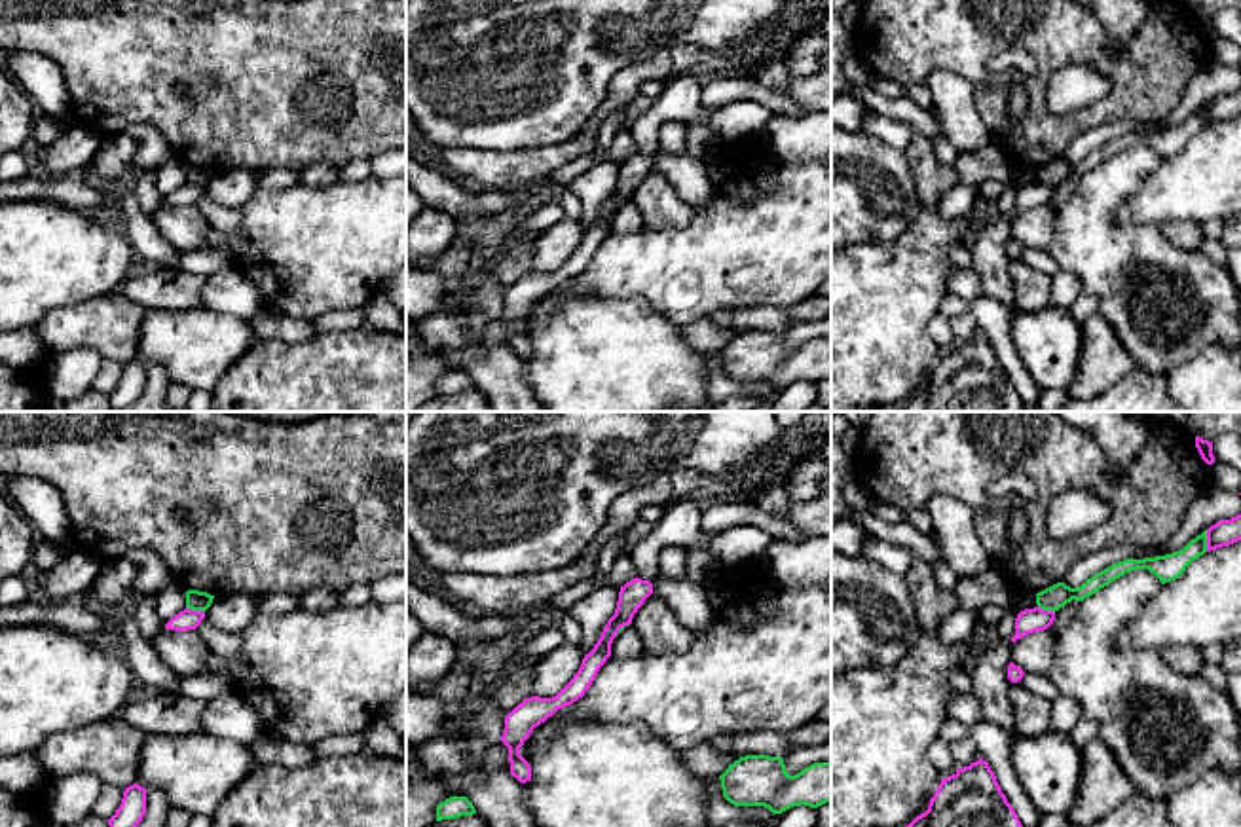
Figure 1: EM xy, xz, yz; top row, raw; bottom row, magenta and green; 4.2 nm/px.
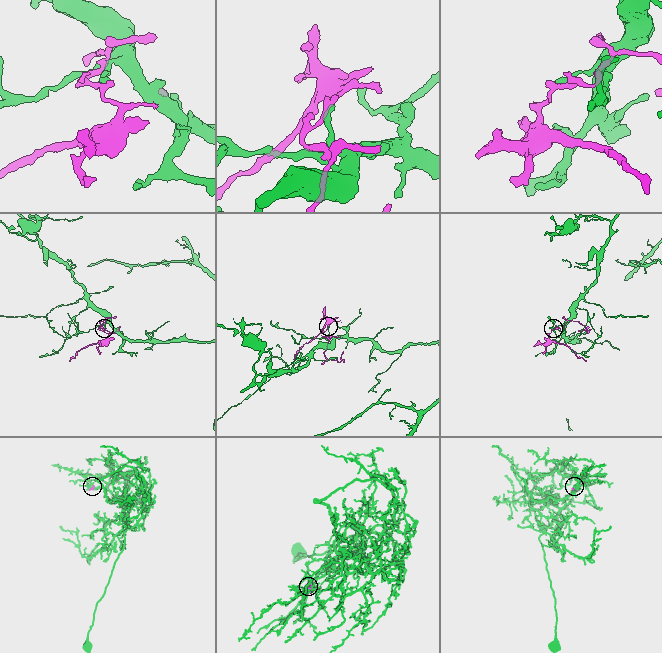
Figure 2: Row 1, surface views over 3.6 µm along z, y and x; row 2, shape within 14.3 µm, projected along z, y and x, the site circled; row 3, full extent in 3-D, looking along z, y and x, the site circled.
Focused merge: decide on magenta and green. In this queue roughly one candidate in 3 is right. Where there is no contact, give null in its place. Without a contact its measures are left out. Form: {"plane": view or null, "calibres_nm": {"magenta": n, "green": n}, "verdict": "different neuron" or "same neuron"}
{"plane": "yz", "calibres_nm": {"magenta": 110, "green": 120}, "verdict": "different neuron"}

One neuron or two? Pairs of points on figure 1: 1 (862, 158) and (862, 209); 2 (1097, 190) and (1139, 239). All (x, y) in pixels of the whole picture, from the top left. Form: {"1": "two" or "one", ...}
{"1": "one", "2": "one"}

